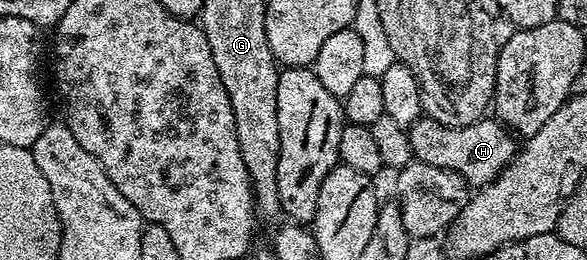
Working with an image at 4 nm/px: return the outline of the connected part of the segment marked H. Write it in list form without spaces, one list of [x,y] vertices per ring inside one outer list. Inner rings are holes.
[[[421,115],[414,124],[407,126],[413,158],[422,163],[430,163],[430,167],[442,167],[454,171],[458,175],[462,175],[469,186],[489,185],[511,163],[512,156],[516,154],[518,148],[518,141],[509,130],[500,124],[499,120],[488,120],[481,119],[466,127],[450,127],[438,123],[433,117]]]

